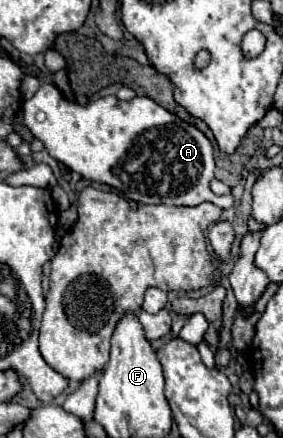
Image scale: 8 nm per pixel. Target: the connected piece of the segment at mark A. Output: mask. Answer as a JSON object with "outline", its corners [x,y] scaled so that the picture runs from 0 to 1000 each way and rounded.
{"outline":[[[148,189],[134,212],[113,226],[85,231],[85,240],[78,240],[78,281],[113,299],[113,308],[127,317],[141,317],[155,326],[163,345],[177,349],[177,358],[191,358],[198,368],[226,372],[240,386],[283,395],[290,404],[304,404],[318,413],[346,413],[346,418],[375,418],[389,427],[410,427],[417,436],[431,436],[431,445],[445,454],[466,454],[481,463],[502,463],[502,468],[707,468],[714,459],[749,459],[749,463],[763,463],[784,477],[813,477],[827,468],[820,443],[770,447],[742,436],[742,413],[756,409],[756,345],[749,345],[749,326],[735,322],[735,313],[707,295],[693,295],[686,285],[629,272],[622,263],[608,263],[601,253],[565,244],[530,221],[473,221],[466,231],[424,231],[417,221],[360,221],[360,226],[318,235],[318,240],[276,240],[261,231],[240,231],[184,189]]]}

